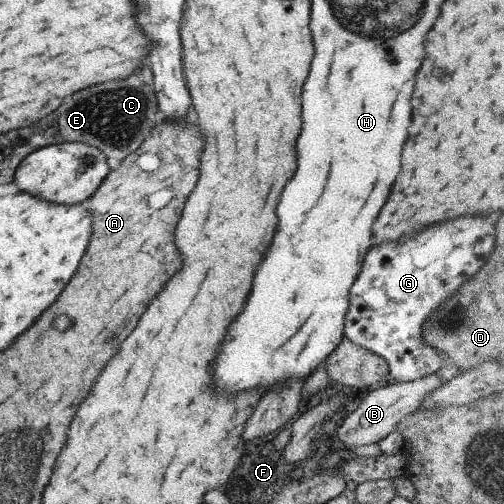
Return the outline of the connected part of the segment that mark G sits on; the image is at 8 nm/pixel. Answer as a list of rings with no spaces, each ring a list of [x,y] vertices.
[[[463,216],[423,228],[421,232],[401,238],[399,242],[381,244],[365,254],[363,266],[349,288],[349,304],[343,320],[343,334],[353,344],[385,360],[389,370],[388,380],[385,383],[412,381],[435,373],[439,368],[448,365],[441,352],[437,352],[437,348],[431,348],[429,344],[423,342],[421,326],[425,324],[425,318],[439,304],[445,302],[445,298],[457,292],[459,284],[463,284],[465,278],[469,278],[475,270],[481,268],[491,246],[493,246],[493,226],[487,224],[487,218]]]

